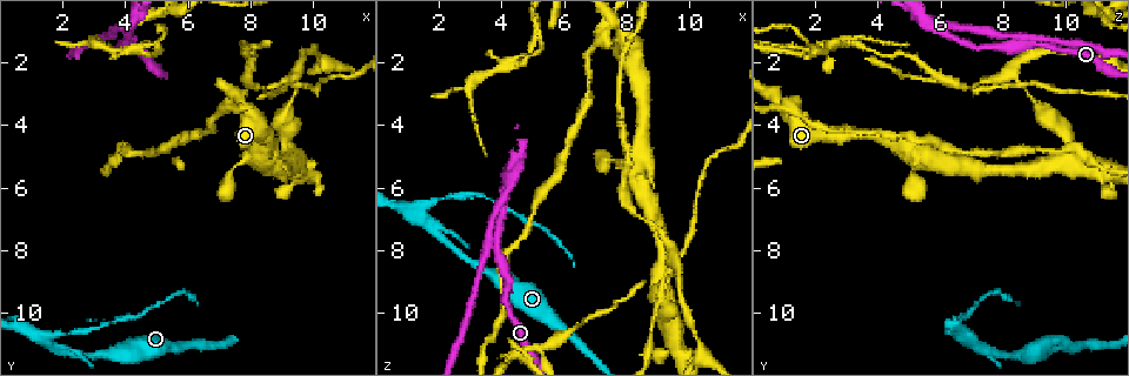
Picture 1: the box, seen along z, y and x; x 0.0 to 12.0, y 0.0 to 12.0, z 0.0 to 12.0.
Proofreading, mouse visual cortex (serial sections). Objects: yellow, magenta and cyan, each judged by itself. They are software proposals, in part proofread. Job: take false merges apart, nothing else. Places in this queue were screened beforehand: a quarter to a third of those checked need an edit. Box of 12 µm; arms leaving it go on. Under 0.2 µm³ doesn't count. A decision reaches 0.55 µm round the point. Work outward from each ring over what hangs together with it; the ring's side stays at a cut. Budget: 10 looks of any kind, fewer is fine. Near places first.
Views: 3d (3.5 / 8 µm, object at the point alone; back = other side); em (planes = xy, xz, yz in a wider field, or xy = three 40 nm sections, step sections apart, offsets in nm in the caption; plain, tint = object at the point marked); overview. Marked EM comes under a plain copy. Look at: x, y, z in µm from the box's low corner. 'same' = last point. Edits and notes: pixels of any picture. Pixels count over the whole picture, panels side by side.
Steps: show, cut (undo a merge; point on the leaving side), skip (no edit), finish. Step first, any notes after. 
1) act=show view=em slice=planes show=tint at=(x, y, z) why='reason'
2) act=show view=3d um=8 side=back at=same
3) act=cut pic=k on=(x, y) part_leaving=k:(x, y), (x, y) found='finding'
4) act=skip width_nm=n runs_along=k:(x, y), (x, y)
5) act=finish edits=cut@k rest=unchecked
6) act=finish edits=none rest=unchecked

act=show view=3d um=8 at=(7.6, 3.3, 0.9) why='thin neck'

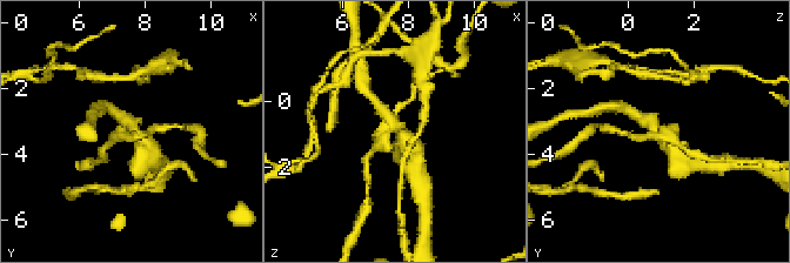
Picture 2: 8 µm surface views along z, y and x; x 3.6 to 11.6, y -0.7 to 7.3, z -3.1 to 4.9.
act=show view=3d um=3.5 side=back at=(7.7, 3.3, 0.9)

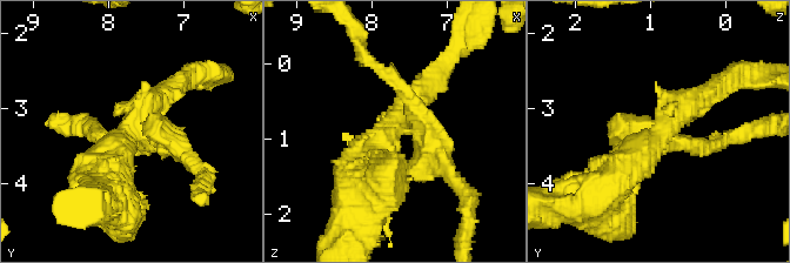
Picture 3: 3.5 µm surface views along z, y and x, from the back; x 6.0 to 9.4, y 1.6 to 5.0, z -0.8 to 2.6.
act=show view=em slice=xy step=1 show=tint at=(7.70, 3.25, 0.85)

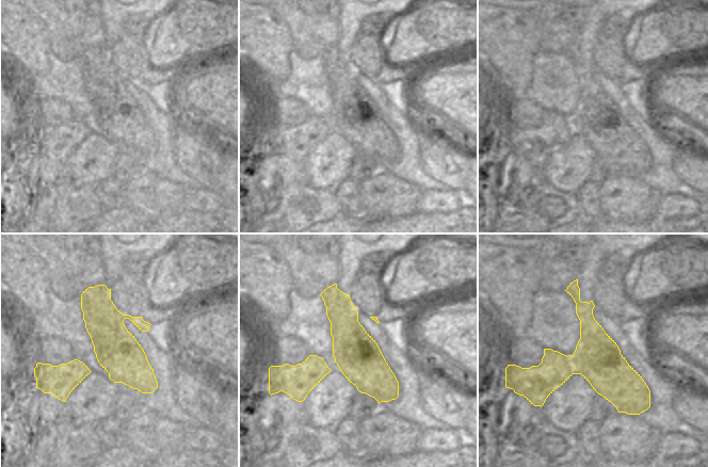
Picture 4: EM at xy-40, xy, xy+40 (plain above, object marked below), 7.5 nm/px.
act=cut pic=3 on=(400, 85) width_nm=340 part_leaving=3:(413, 132), (467, 191), (467, 209) found='a second cell is stuck on'

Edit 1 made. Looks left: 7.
act=show view=overview why='see it whole again'

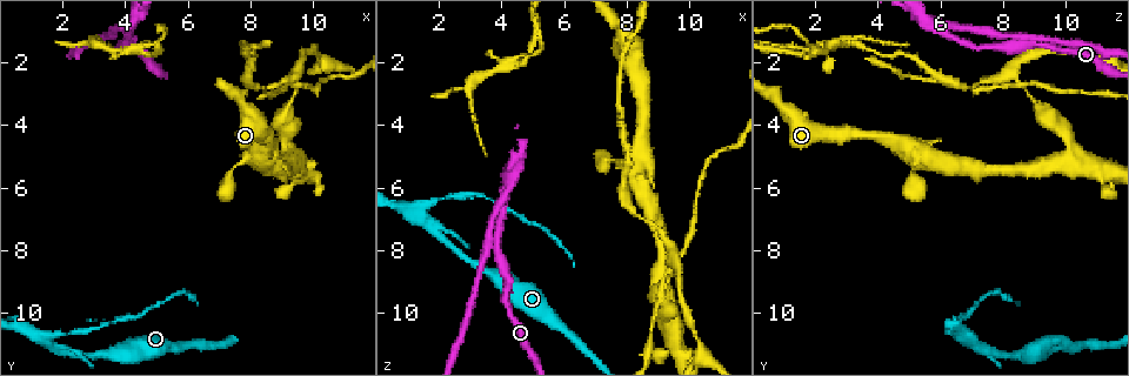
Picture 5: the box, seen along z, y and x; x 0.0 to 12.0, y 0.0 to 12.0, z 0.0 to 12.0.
act=show view=3d um=3.5 at=(4.1, 1.1, 6.2) why='branch point'

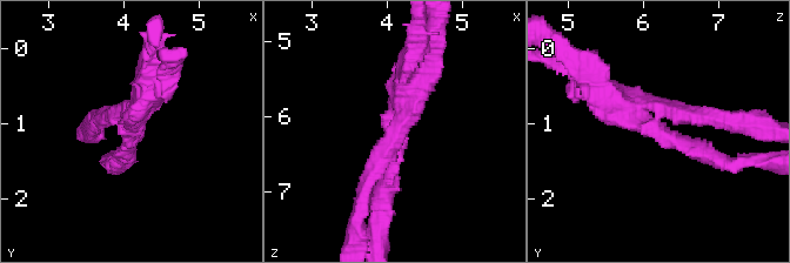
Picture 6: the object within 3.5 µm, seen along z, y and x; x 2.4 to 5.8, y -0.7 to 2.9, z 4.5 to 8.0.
act=show view=em slice=xy step=2 show=tint at=(4.10, 1.05, 6.15) arms=3 arm_widths_nm=200,250,350

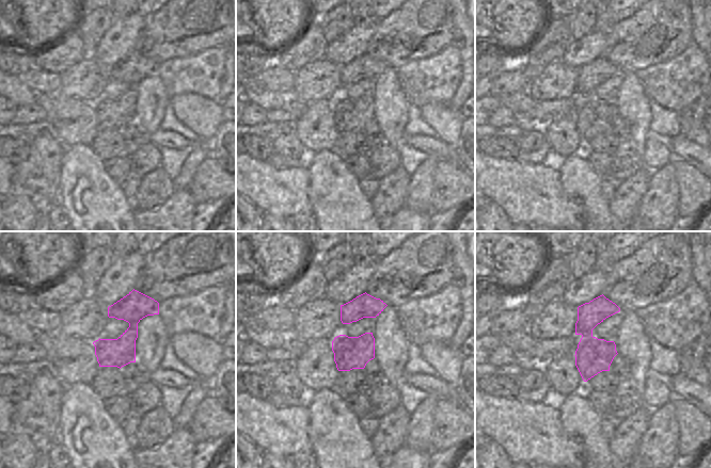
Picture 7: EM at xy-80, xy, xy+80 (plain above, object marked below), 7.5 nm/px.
act=cut pic=6 on=(373, 169) part_leaving=6:(388, 133), (355, 235) found='a second cell is stuck on'

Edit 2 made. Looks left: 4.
act=show view=3d um=3.5 at=(1.4, 10.8, 6.8) why='abrupt turn'

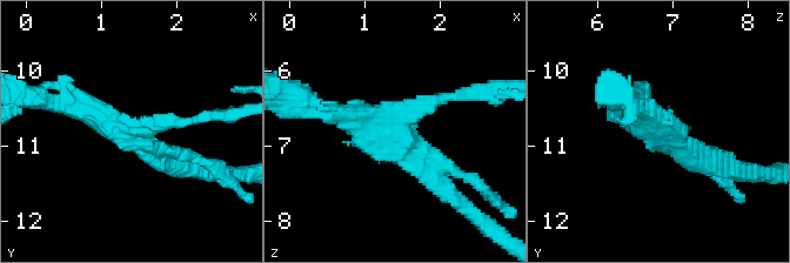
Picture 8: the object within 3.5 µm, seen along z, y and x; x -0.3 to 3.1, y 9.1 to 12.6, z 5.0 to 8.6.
act=show view=em slice=xy step=5 show=tint at=(1.45, 10.85, 6.85) why='now the EM'

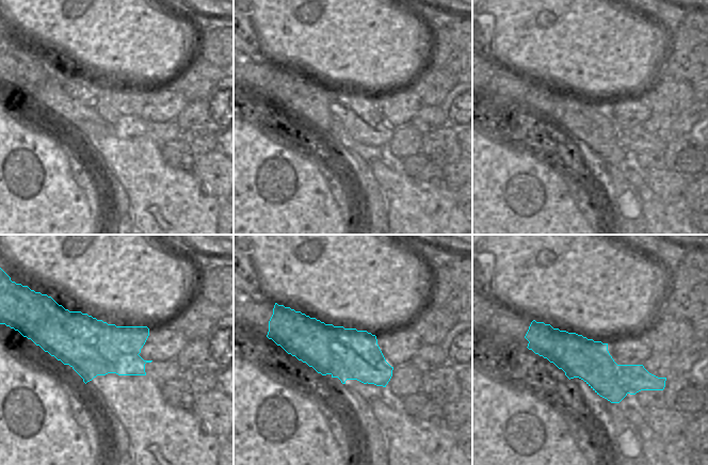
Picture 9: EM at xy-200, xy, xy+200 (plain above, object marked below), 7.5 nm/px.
act=cut pic=8 on=(439, 99) width_nm=380 part_leaving=8:(414, 160), (400, 121), (454, 96) found='a second cell is stuck on'

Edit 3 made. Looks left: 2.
act=finish edits=cut@3,cut@6,cut@8 rest=unchecked

